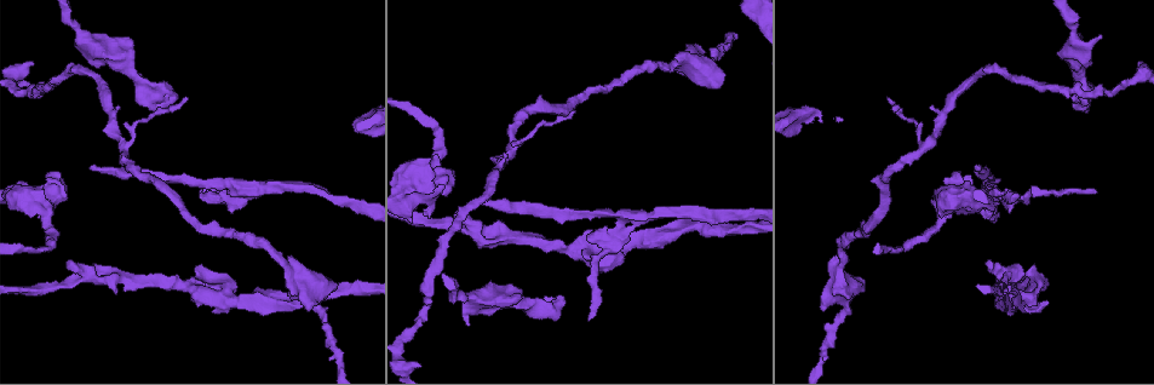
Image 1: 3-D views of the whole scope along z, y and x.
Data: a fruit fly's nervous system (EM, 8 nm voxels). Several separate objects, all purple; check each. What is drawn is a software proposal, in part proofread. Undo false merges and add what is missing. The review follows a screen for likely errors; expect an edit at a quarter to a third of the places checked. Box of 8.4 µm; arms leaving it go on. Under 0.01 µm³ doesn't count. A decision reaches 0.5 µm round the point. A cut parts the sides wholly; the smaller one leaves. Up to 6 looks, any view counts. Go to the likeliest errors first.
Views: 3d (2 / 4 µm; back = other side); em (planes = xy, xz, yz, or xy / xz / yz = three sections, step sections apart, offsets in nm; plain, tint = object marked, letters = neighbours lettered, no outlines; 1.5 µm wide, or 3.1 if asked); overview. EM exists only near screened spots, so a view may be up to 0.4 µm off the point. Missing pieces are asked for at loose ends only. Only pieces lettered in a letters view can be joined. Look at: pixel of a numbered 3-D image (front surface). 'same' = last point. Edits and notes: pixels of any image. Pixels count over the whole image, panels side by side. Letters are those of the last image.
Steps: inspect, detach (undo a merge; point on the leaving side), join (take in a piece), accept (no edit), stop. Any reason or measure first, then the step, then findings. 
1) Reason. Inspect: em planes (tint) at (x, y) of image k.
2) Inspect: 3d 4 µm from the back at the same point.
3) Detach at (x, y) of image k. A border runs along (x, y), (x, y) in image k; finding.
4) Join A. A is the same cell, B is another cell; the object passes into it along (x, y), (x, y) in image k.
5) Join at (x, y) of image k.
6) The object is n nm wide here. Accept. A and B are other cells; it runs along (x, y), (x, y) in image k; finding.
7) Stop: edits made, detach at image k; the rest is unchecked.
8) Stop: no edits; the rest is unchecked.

Free end. Inspect: 3d 4 µm at (427, 215) of image 1.

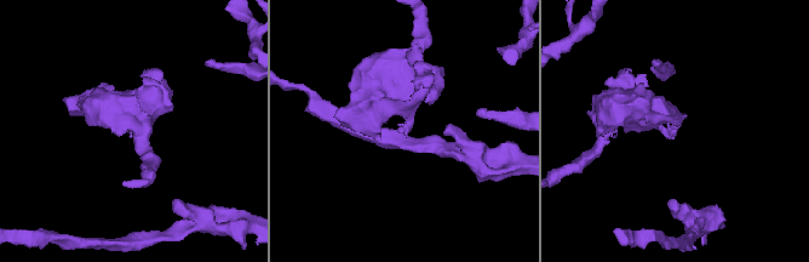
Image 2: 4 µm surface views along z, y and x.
Inspect: em planes (letters) at (406, 133) of image 2.

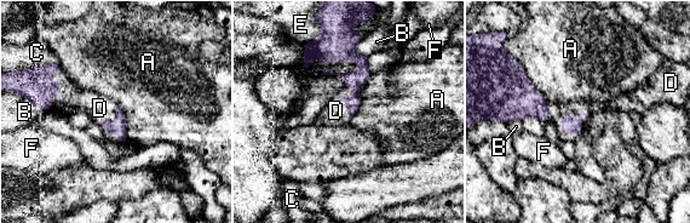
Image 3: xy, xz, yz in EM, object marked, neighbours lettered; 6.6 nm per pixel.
The longest contact is with A, 320 nm. Join D. D is the same cell, A, B, C, E and F are other cells; it goes on there.

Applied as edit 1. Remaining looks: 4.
Inspect: overview.

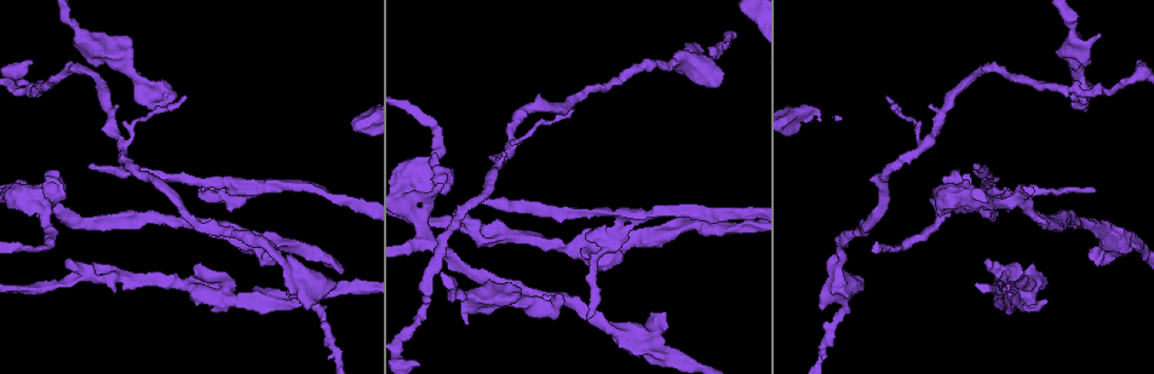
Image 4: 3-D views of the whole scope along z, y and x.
Branch stops here. Inspect: em yz step 8 (letters) at (1044, 302) of image 4.

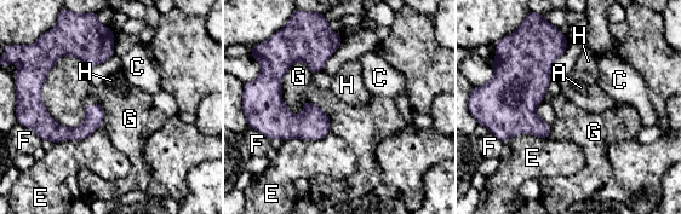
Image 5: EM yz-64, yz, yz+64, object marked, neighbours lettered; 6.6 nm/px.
Accept. A, C, E, F, G and H are other cells; a border runs along (78, 57), (50, 70), (44, 104) in image 5; none of them fits.

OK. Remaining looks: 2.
Stop: edits made, join at image 3; the rest is unchecked.

